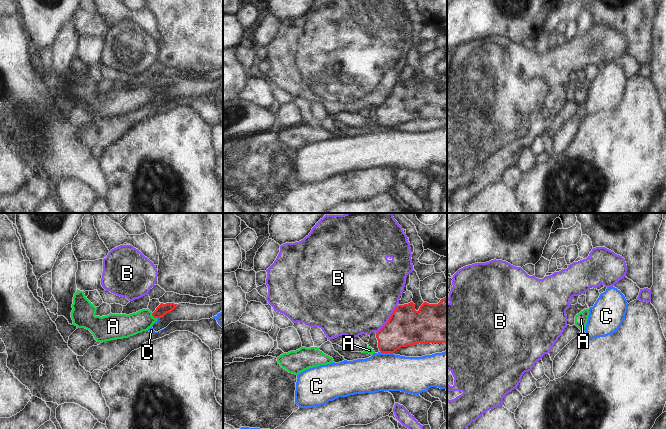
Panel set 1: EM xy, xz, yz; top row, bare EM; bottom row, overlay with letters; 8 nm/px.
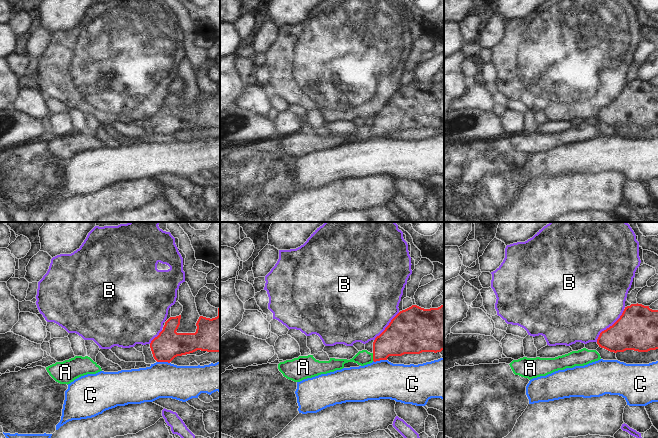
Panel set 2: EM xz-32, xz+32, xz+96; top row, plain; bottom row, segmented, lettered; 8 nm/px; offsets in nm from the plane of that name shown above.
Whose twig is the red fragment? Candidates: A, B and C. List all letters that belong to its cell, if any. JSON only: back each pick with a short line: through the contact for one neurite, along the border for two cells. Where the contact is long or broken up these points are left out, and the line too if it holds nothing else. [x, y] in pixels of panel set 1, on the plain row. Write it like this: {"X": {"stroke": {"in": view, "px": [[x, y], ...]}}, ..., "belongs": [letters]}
{"A": {"stroke": {"in": "xy", "px": [[162, 85], [153, 92], [124, 102]]}}, "belongs": ["A"]}

